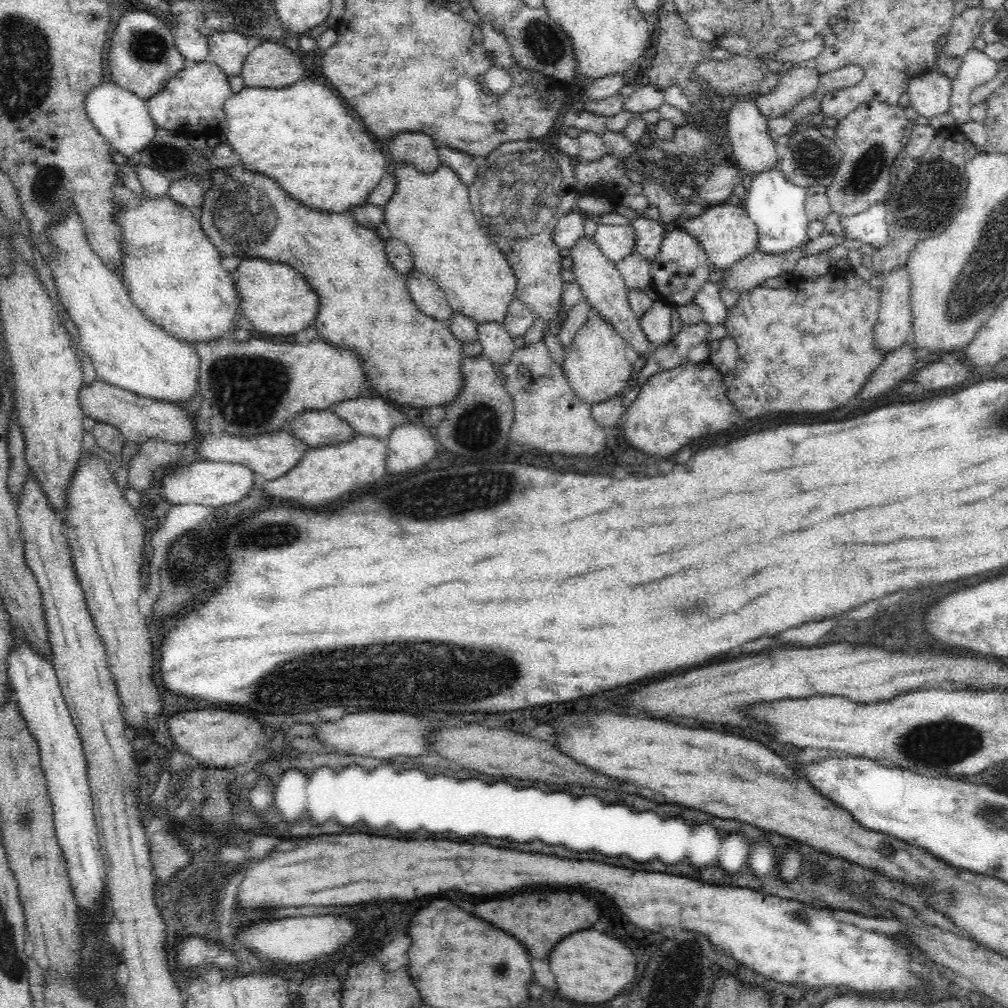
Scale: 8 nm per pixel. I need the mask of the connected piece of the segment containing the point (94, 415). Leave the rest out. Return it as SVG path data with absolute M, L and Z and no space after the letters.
M98 378L89 386L83 386L79 397L81 409L86 416L90 416L96 422L100 421L116 427L129 444L132 442L140 444L155 437L183 446L185 442L190 442L194 438L194 426L190 420L192 412L184 412L174 403L153 402L150 397L138 396L132 391L112 386Z

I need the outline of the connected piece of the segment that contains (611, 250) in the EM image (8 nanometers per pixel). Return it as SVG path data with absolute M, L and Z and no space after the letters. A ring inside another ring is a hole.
M599 224L592 238L603 256L615 264L626 254L634 252L636 244L636 233L630 224L626 226Z

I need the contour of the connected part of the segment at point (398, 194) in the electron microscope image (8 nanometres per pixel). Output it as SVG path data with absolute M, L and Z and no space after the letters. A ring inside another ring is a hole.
M439 145L440 166L431 173L420 172L407 162L395 162L392 175L396 184L394 194L382 206L384 223L391 237L398 238L409 246L410 256L416 270L429 274L434 282L444 292L447 301L455 312L470 317L477 323L500 322L506 316L508 304L515 299L516 277L510 263L500 252L496 243L477 224L469 202L469 188L473 178L476 178L479 159L467 152Z

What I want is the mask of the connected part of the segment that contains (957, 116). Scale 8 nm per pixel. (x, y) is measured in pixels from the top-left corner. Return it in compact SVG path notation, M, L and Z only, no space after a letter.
M970 49L963 58L957 76L951 80L951 98L949 111L956 124L968 122L970 118L970 94L974 88L993 80L1001 63L991 58L984 51Z

